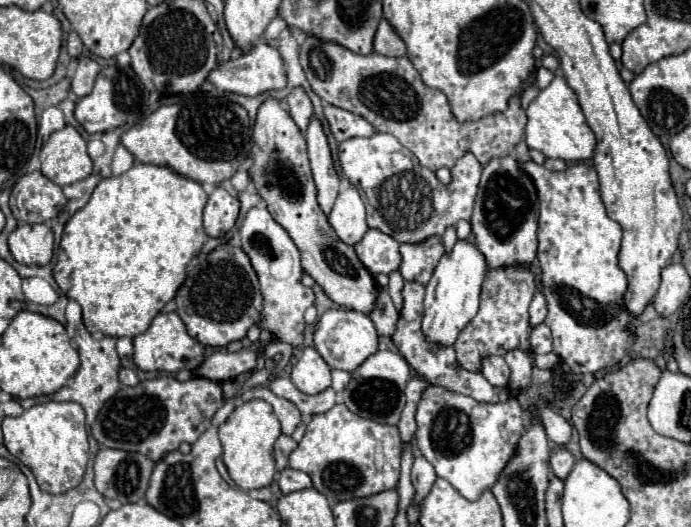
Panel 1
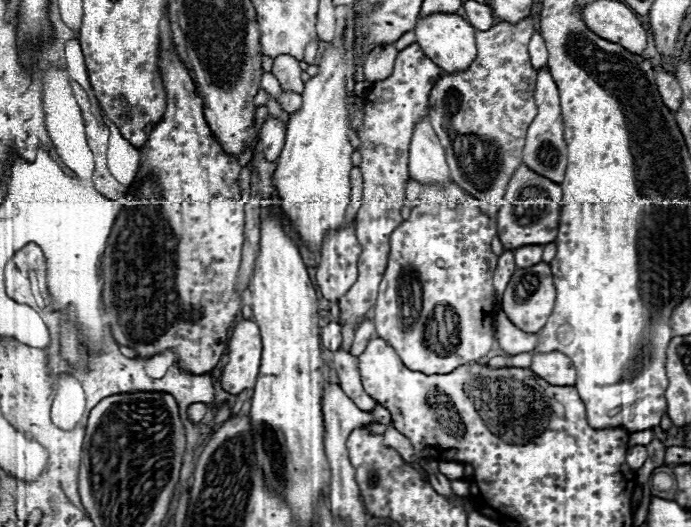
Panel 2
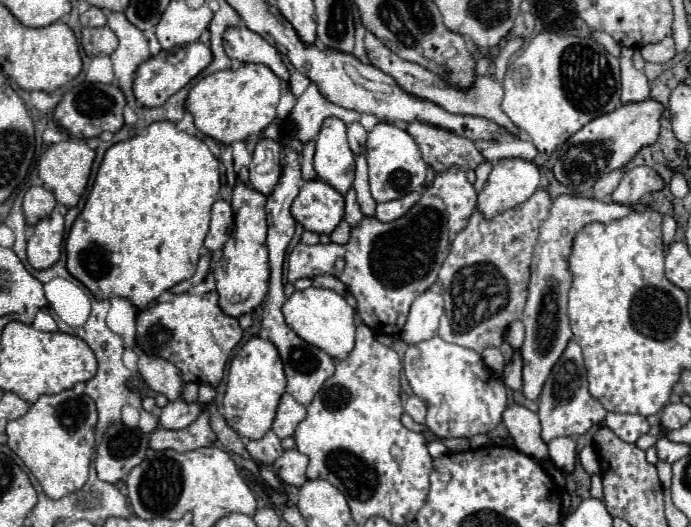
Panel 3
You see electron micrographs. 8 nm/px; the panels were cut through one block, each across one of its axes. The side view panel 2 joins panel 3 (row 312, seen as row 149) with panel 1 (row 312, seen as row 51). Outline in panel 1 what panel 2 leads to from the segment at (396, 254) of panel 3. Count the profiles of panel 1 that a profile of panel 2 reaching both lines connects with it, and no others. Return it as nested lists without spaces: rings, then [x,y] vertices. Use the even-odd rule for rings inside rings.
[[[406,282],[404,290],[404,308],[400,312],[398,318],[398,326],[396,332],[392,336],[394,344],[398,346],[400,354],[408,360],[408,364],[432,386],[442,386],[446,390],[452,392],[460,392],[464,396],[474,398],[476,402],[488,402],[488,404],[498,404],[510,398],[510,390],[508,388],[498,388],[492,386],[480,372],[466,372],[466,368],[462,368],[462,364],[458,364],[458,360],[454,360],[454,348],[440,348],[436,344],[430,344],[424,340],[422,330],[420,330],[420,320],[422,320],[422,300],[424,300],[424,286],[416,284],[416,282]]]

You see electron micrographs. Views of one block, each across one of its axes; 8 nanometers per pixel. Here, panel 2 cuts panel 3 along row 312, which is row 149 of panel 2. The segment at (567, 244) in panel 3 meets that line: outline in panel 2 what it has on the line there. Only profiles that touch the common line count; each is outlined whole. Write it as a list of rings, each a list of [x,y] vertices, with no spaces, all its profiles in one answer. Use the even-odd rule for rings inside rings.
[[[538,70],[538,80],[536,80],[536,106],[538,114],[532,120],[528,134],[526,134],[526,144],[522,150],[524,164],[534,170],[536,174],[552,180],[552,182],[562,182],[564,180],[564,170],[566,170],[566,140],[564,140],[564,120],[562,120],[562,108],[560,108],[560,94],[558,88],[550,76],[548,70]]]

